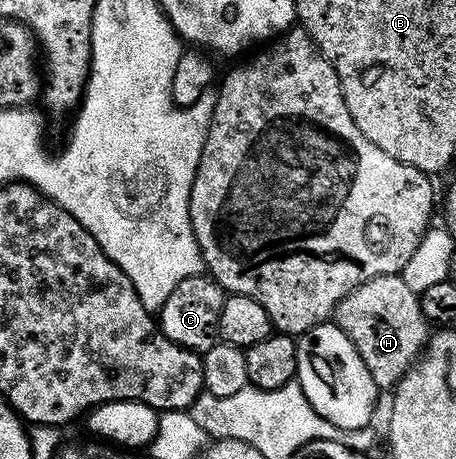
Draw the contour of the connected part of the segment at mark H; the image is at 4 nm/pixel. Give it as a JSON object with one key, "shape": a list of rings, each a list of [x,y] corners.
{"shape":[[[400,274],[370,278],[370,282],[350,290],[350,294],[336,301],[334,323],[350,338],[362,362],[366,362],[366,370],[370,370],[370,378],[374,378],[376,387],[380,390],[395,389],[397,382],[408,373],[412,363],[423,353],[424,345],[428,343],[430,335],[430,325],[420,309],[418,293],[410,290],[410,286],[406,286],[403,275]]]}

